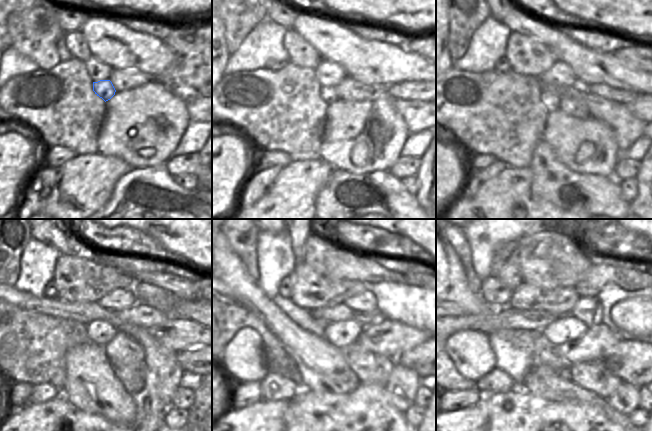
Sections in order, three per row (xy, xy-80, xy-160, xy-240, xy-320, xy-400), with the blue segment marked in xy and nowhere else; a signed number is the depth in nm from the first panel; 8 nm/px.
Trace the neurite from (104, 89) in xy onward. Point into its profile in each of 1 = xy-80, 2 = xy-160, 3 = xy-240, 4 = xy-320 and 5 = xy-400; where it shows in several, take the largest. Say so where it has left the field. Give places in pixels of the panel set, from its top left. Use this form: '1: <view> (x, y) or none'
1: xy-80 (328, 94)
2: xy-160 (551, 101)
3: xy-240 (100, 332)
4: xy-320 (343, 333)
5: xy-400 (566, 328)

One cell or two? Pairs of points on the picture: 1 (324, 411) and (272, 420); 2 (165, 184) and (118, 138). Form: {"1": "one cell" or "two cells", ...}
{"1": "two cells", "2": "two cells"}

